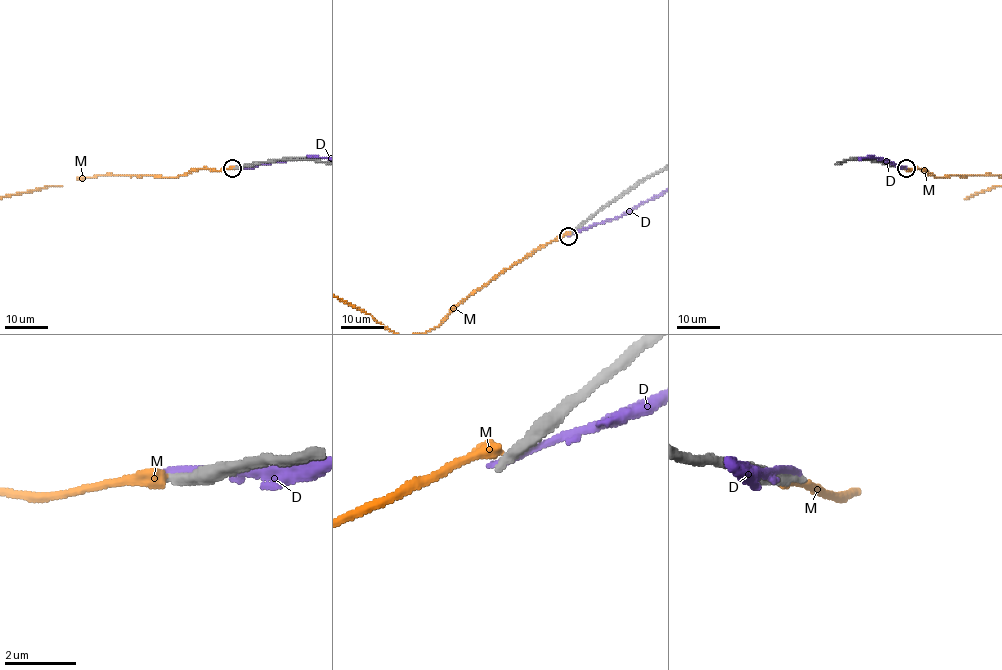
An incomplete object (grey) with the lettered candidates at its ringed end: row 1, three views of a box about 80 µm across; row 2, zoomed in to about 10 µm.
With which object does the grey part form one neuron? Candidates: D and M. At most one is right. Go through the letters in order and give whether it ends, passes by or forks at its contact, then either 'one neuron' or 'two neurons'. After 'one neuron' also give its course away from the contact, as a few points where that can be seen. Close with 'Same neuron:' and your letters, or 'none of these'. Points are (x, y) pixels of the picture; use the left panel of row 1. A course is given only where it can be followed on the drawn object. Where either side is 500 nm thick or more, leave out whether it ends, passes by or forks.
D: it ends; two neurons
M: it ends; two neurons
Same neuron: none of these

